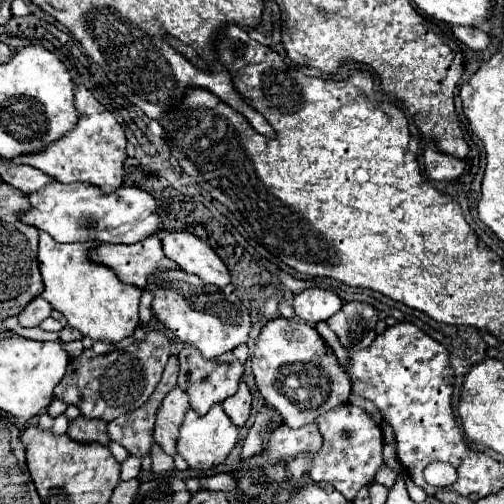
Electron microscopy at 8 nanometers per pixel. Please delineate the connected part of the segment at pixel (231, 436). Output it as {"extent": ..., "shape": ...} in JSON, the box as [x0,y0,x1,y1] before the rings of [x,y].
{"extent":[178,405,238,471],"shape":[[[214,405],[214,409],[210,409],[210,413],[206,413],[206,417],[198,417],[190,409],[186,413],[186,421],[182,423],[182,429],[180,429],[178,453],[186,459],[186,463],[192,469],[208,471],[226,461],[226,457],[234,449],[236,441],[238,441],[238,427],[234,427],[234,423],[226,417],[226,413],[220,409],[220,405]]]}

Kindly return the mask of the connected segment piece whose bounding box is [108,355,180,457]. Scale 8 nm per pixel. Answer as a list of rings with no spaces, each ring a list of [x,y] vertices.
[[[172,355],[166,363],[162,379],[160,379],[156,391],[152,393],[150,401],[146,401],[146,405],[128,413],[126,417],[118,417],[112,423],[108,423],[110,439],[120,443],[130,455],[134,455],[134,457],[150,455],[150,449],[154,445],[156,413],[158,413],[164,397],[176,387],[178,365],[180,365],[178,357]]]

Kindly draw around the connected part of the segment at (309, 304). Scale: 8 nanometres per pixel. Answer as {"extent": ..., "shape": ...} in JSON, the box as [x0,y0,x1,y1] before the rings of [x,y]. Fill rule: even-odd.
{"extent":[294,287,342,325],"shape":[[[318,287],[306,289],[294,297],[296,315],[310,325],[326,321],[336,311],[340,311],[340,307],[342,307],[342,299],[336,293]]]}

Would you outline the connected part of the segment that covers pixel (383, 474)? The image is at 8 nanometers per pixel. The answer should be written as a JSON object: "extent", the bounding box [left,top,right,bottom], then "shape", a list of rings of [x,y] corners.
{"extent":[376,465,398,487],"shape":[[[382,465],[382,469],[378,471],[378,477],[376,477],[376,483],[384,485],[384,487],[394,487],[396,477],[398,477],[398,473],[394,473],[394,469],[390,469],[388,465]]]}

